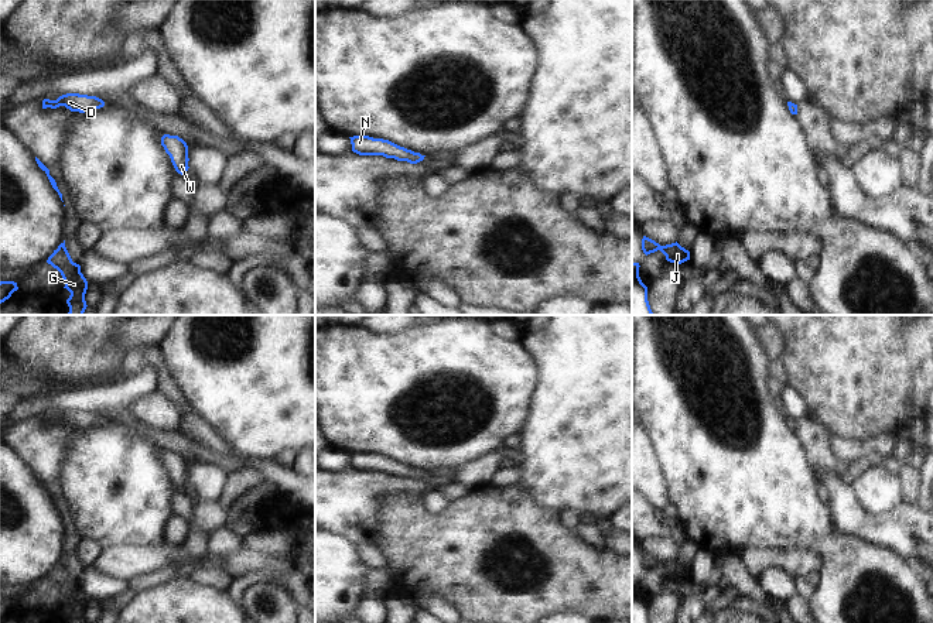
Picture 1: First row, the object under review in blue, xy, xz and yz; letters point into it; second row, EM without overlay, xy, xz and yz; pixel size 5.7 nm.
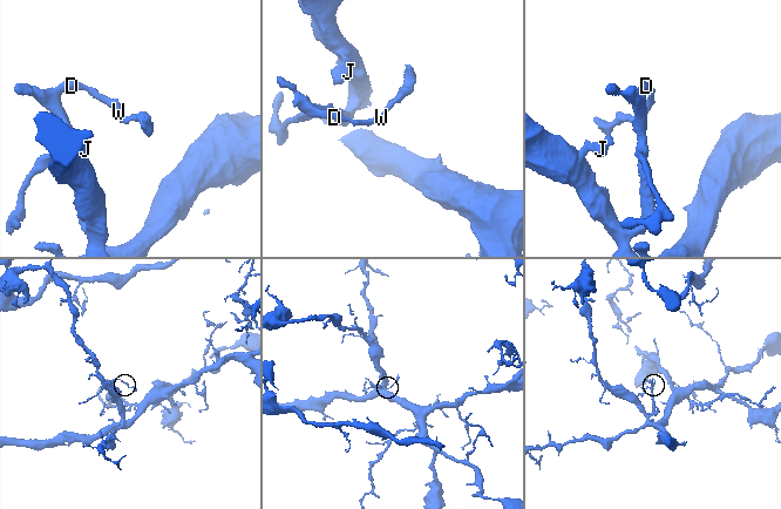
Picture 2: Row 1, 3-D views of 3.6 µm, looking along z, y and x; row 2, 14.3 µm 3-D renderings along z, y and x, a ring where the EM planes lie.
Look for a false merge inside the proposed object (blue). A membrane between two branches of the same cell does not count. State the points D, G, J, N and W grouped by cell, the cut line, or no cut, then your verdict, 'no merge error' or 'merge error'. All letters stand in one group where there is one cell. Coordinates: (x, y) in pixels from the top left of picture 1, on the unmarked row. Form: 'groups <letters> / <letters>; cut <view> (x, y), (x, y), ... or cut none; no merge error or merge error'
groups D G J N W; cut none; no merge error

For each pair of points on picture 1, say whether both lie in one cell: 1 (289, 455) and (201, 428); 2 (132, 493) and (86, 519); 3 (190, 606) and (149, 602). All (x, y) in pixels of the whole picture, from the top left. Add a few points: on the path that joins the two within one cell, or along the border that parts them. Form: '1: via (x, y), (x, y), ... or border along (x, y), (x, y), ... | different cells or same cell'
1: border along (274, 459), (280, 465), (293, 469) | different cells
2: via (120, 493), (98, 514) | same cell
3: via (180, 606), (159, 606) | same cell

